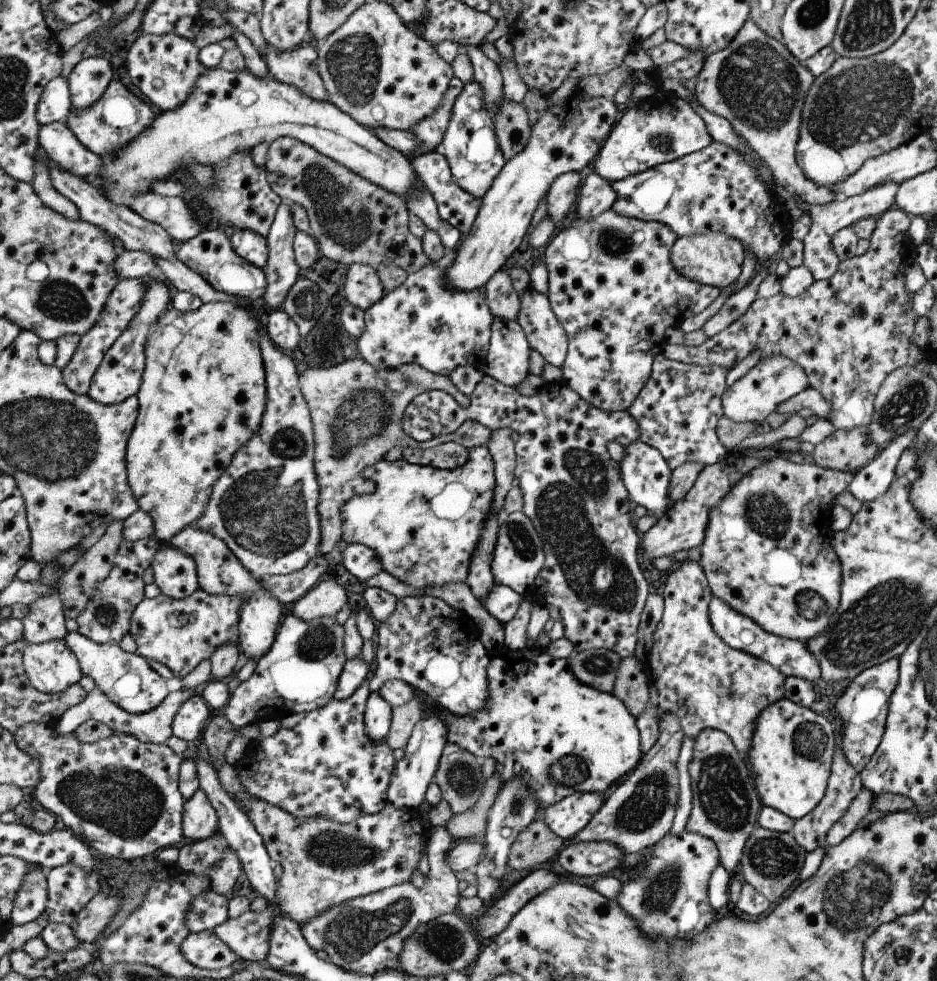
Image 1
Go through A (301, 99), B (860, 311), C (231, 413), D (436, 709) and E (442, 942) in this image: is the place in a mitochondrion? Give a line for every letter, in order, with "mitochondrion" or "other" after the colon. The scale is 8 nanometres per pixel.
A: other
B: other
C: other
D: other
E: mitochondrion

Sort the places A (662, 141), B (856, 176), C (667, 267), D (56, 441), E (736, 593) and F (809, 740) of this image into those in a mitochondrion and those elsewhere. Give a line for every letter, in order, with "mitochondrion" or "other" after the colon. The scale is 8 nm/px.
A: mitochondrion
B: other
C: other
D: mitochondrion
E: other
F: mitochondrion

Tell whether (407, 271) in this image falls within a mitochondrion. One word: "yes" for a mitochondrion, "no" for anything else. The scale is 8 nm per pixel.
no

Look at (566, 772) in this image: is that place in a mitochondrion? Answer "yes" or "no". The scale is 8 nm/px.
yes

